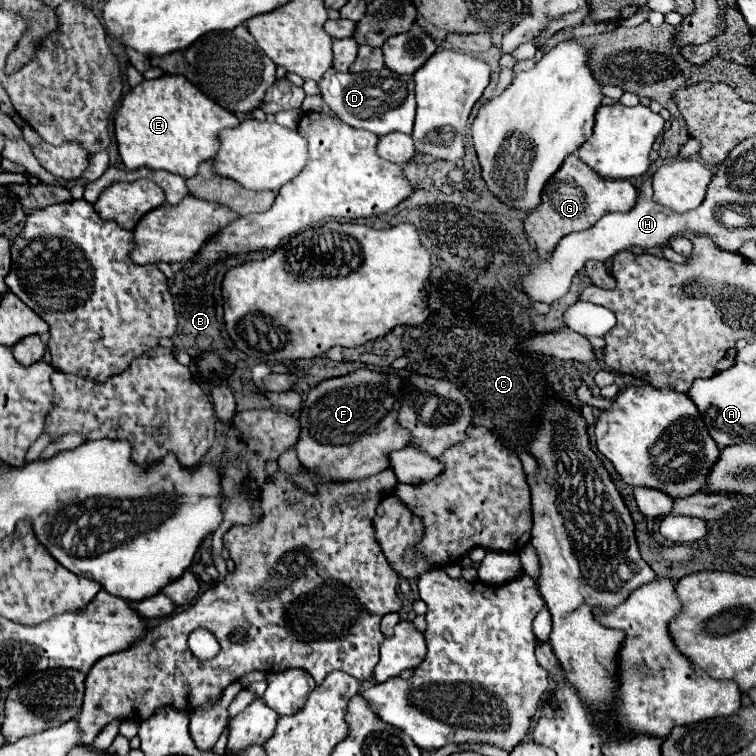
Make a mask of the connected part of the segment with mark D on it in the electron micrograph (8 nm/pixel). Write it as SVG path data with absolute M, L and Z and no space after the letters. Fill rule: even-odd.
M381 68L375 72L363 74L341 74L335 70L327 70L319 80L321 96L325 104L349 126L363 128L375 132L377 136L389 132L411 134L415 120L415 84L411 76L401 76L391 72L389 68Z

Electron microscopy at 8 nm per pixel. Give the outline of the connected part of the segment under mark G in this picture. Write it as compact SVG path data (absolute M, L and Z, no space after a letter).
M567 156L559 172L547 182L541 198L539 208L529 212L525 218L525 232L537 246L539 256L547 258L563 236L591 228L609 212L627 212L637 200L637 190L629 180L601 178L577 156Z

